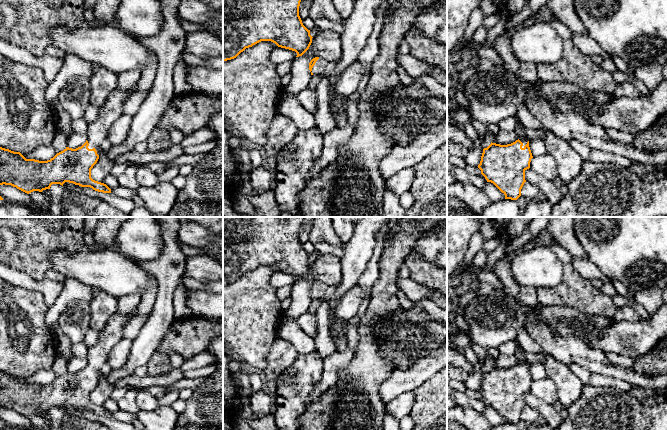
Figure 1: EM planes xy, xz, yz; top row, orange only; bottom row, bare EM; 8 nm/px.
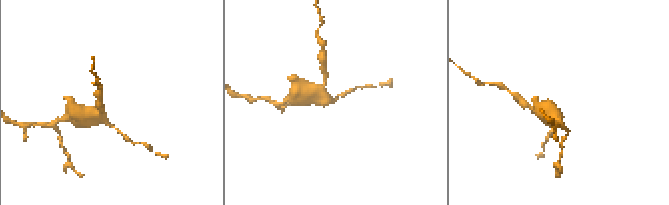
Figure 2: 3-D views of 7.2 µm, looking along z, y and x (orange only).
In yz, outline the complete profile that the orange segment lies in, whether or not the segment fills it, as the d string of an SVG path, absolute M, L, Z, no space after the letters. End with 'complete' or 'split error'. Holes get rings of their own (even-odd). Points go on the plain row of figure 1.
M517 347L518 363L511 368L500 369L491 366L487 372L483 373L478 389L487 406L493 407L505 419L505 423L517 424L521 420L521 413L526 406L525 395L530 392L533 382L524 353L523 348Z; split error

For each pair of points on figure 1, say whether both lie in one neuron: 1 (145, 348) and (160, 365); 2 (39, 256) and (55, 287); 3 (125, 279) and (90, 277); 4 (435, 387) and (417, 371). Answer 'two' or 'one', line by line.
1: two
2: two
3: one
4: two

